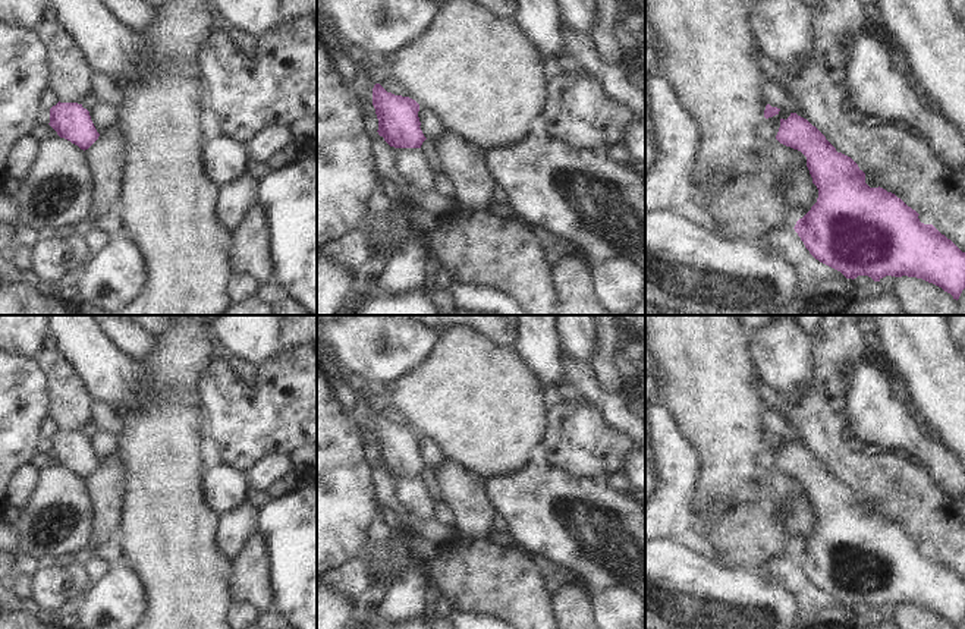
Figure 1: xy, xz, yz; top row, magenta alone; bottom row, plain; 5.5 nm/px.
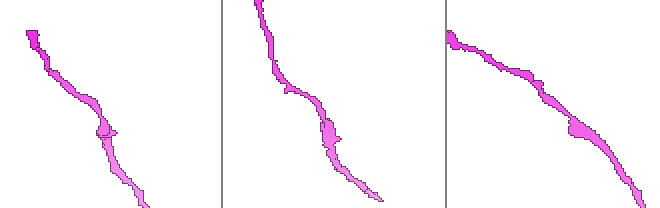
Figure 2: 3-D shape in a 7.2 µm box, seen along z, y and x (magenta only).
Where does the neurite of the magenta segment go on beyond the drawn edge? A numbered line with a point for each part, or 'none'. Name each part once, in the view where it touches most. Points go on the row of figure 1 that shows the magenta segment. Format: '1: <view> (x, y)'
none

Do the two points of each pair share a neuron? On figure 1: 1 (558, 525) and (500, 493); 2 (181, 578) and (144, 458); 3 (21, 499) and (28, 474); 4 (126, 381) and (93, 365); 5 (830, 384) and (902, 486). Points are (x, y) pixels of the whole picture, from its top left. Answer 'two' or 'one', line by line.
1: one
2: one
3: one
4: one
5: one

